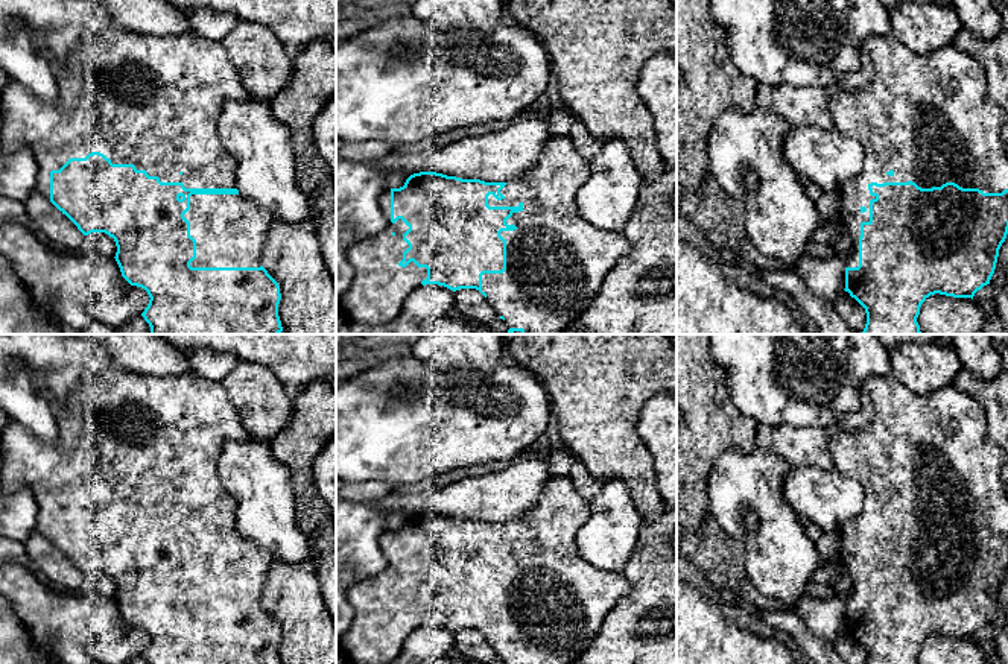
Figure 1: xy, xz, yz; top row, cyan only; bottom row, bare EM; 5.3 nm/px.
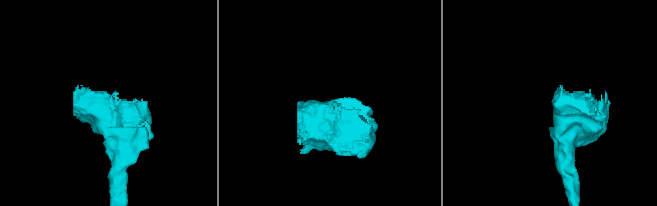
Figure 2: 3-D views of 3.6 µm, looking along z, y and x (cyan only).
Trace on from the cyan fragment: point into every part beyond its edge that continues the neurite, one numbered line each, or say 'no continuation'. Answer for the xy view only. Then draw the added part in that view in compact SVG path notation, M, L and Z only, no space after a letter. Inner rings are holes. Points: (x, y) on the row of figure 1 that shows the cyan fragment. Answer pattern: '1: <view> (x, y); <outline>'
1: xy (154, 102); M106 29L82 38L64 59L52 68L58 81L58 99L46 102L30 88L9 77L2 90L0 147L9 153L30 147L38 164L35 191L50 199L50 172L59 170L70 158L85 158L100 152L113 164L134 164L161 182L182 182L185 188L237 188L237 164L223 147L217 122L227 100L249 100L242 79L219 41L205 41L192 33L154 36Z

